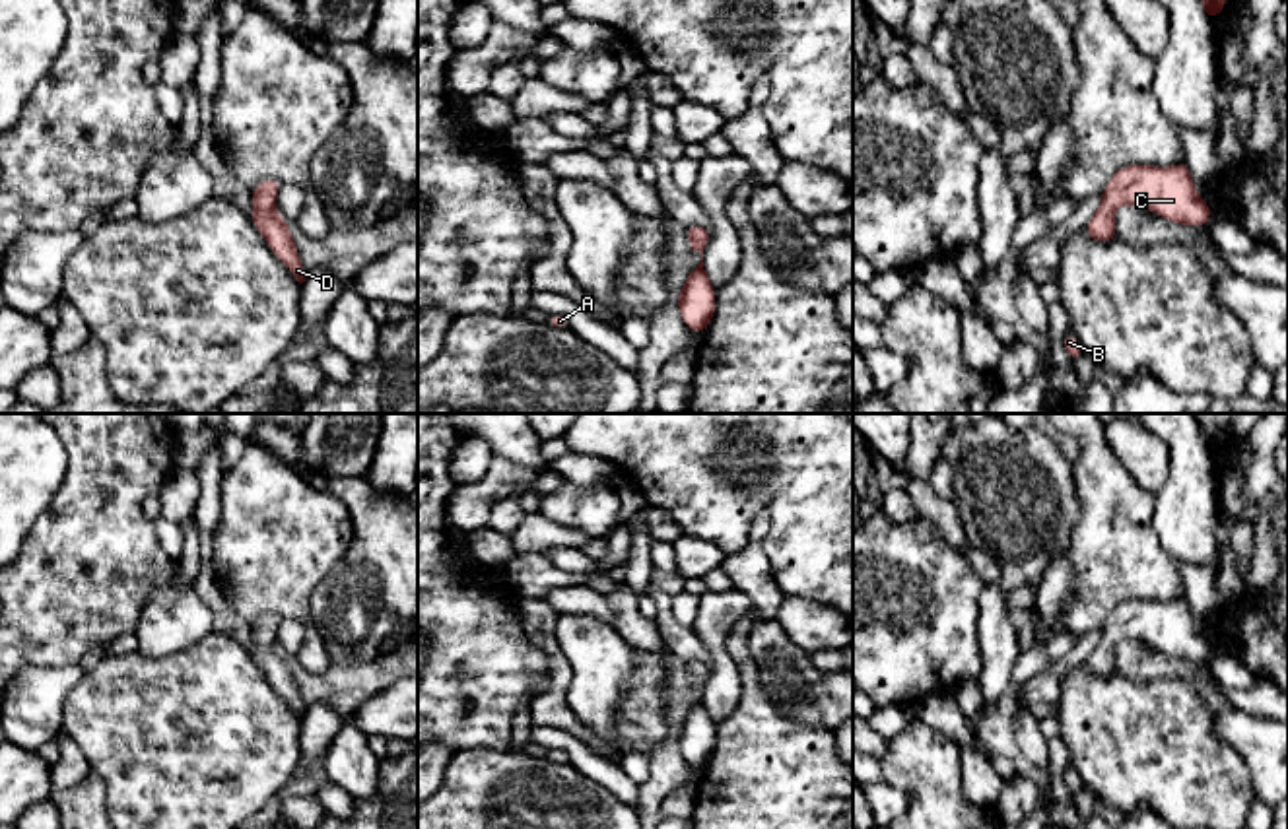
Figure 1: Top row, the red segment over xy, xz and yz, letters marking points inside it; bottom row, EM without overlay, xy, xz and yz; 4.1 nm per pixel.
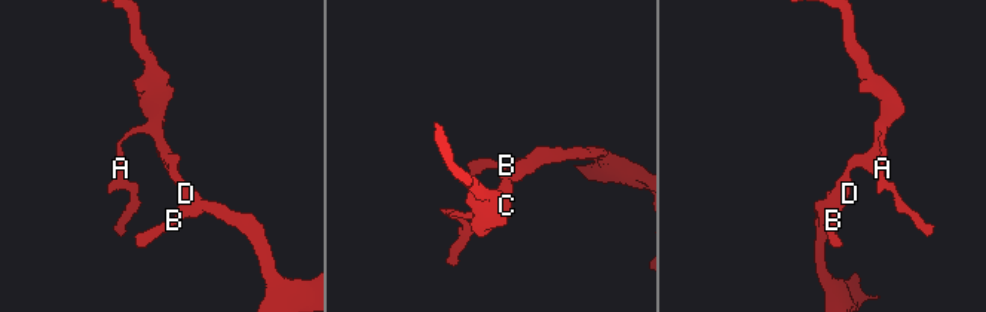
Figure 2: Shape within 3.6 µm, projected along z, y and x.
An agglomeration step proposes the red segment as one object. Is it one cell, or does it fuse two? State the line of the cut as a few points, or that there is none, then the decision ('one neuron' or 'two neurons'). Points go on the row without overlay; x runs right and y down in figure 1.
no cut | one neuron

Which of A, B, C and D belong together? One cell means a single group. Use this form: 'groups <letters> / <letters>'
groups A B C D

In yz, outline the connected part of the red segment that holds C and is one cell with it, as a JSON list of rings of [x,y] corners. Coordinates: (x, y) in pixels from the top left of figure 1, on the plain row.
[[[1187,596],[1171,602],[1127,600],[1105,619],[1102,635],[1086,660],[1088,672],[1100,678],[1117,672],[1115,645],[1127,639],[1142,641],[1187,662],[1210,656],[1210,641],[1197,629]]]

